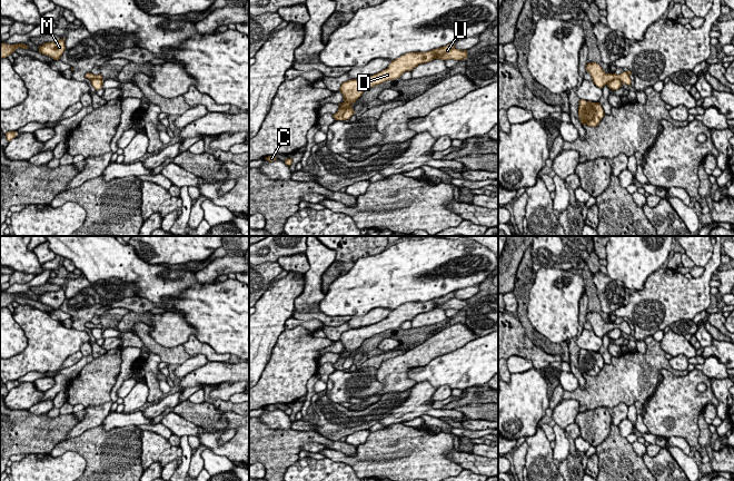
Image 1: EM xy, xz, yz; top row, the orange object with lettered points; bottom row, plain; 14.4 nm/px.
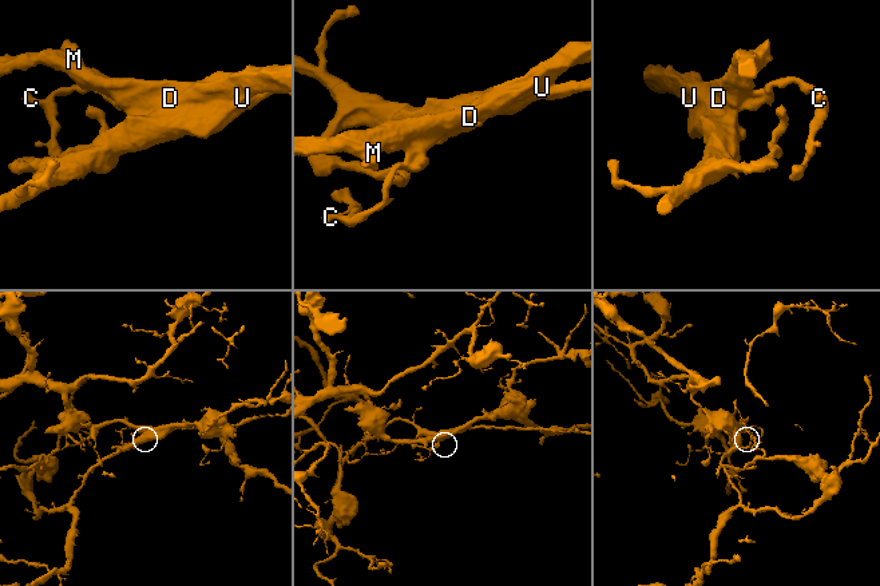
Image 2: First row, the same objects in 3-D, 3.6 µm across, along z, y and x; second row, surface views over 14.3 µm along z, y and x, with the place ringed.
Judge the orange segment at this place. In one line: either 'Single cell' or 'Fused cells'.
Fused cells

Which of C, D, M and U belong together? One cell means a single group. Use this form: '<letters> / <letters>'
C / D M U

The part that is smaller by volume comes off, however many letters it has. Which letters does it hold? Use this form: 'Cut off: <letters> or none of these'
Cut off: C

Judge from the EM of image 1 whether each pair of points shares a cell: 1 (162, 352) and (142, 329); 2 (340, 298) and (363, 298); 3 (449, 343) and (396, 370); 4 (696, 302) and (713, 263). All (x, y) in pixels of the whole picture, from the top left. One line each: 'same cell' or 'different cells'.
1: same cell
2: same cell
3: same cell
4: same cell

